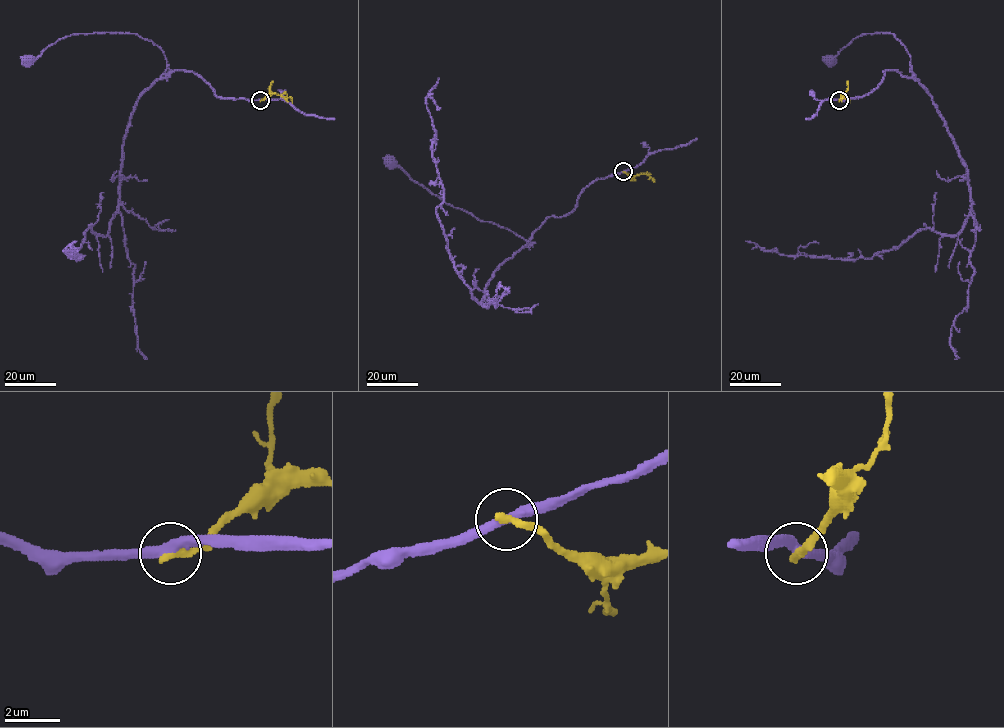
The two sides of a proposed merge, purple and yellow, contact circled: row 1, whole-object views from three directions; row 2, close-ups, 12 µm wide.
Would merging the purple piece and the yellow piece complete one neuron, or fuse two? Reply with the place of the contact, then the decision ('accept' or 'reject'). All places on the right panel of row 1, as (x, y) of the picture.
(839, 100) | reject

